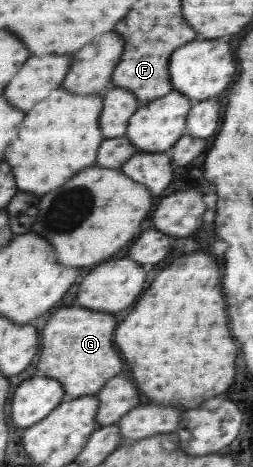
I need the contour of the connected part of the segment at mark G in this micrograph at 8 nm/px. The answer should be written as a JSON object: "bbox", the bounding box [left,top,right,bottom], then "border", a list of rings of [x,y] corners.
{"bbox":[37,308,123,398],"border":[[[59,308],[43,328],[41,334],[41,356],[37,368],[55,378],[68,398],[94,396],[101,386],[123,372],[121,358],[113,348],[115,320],[111,314],[89,312],[85,308]]]}

